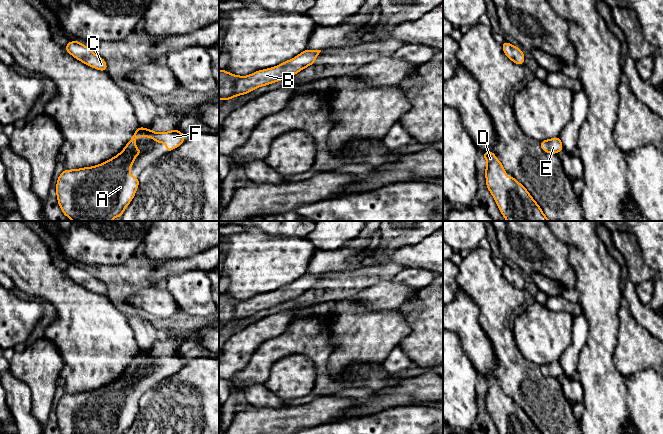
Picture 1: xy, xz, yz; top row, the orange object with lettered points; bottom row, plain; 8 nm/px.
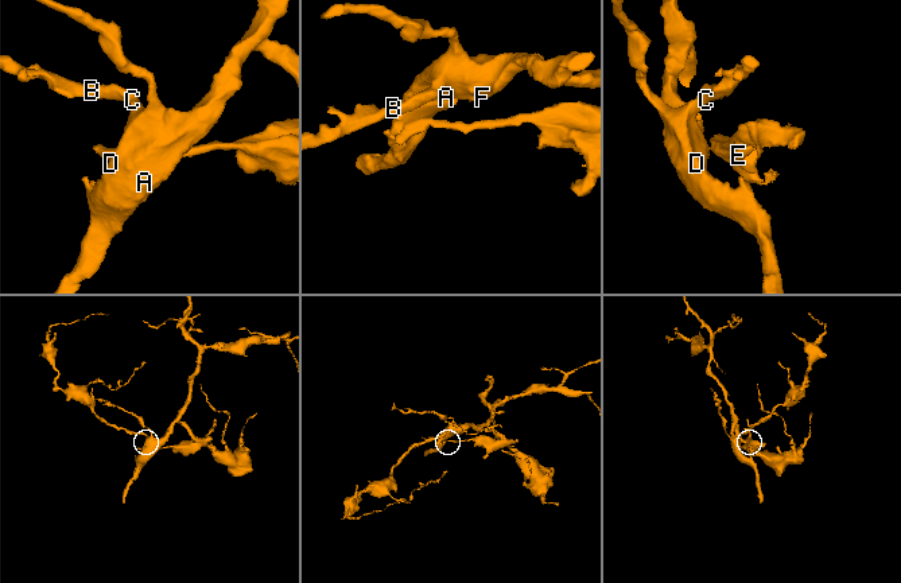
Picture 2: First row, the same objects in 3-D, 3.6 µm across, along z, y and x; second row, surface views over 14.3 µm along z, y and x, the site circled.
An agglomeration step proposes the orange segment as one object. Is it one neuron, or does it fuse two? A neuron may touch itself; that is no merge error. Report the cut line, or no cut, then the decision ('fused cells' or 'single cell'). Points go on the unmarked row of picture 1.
no cut | single cell

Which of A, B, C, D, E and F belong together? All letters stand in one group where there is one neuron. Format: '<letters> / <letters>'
A B C D E F

